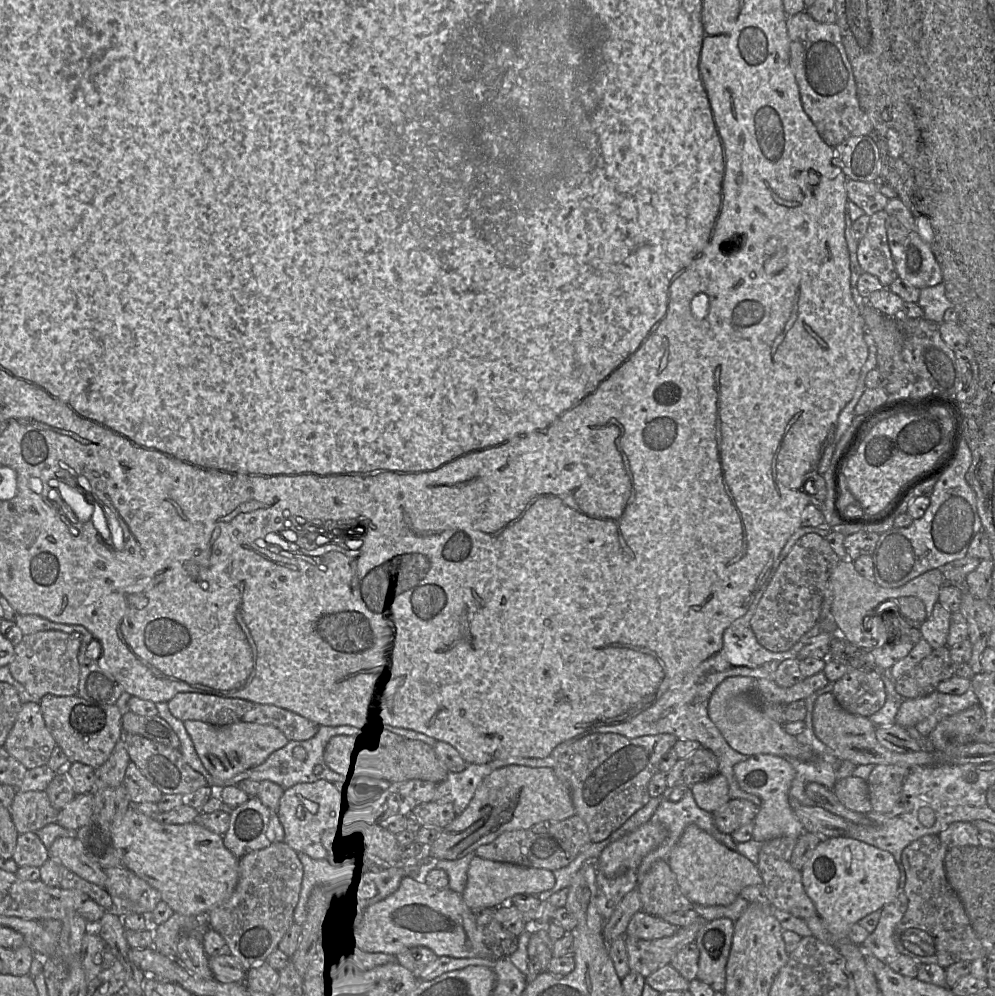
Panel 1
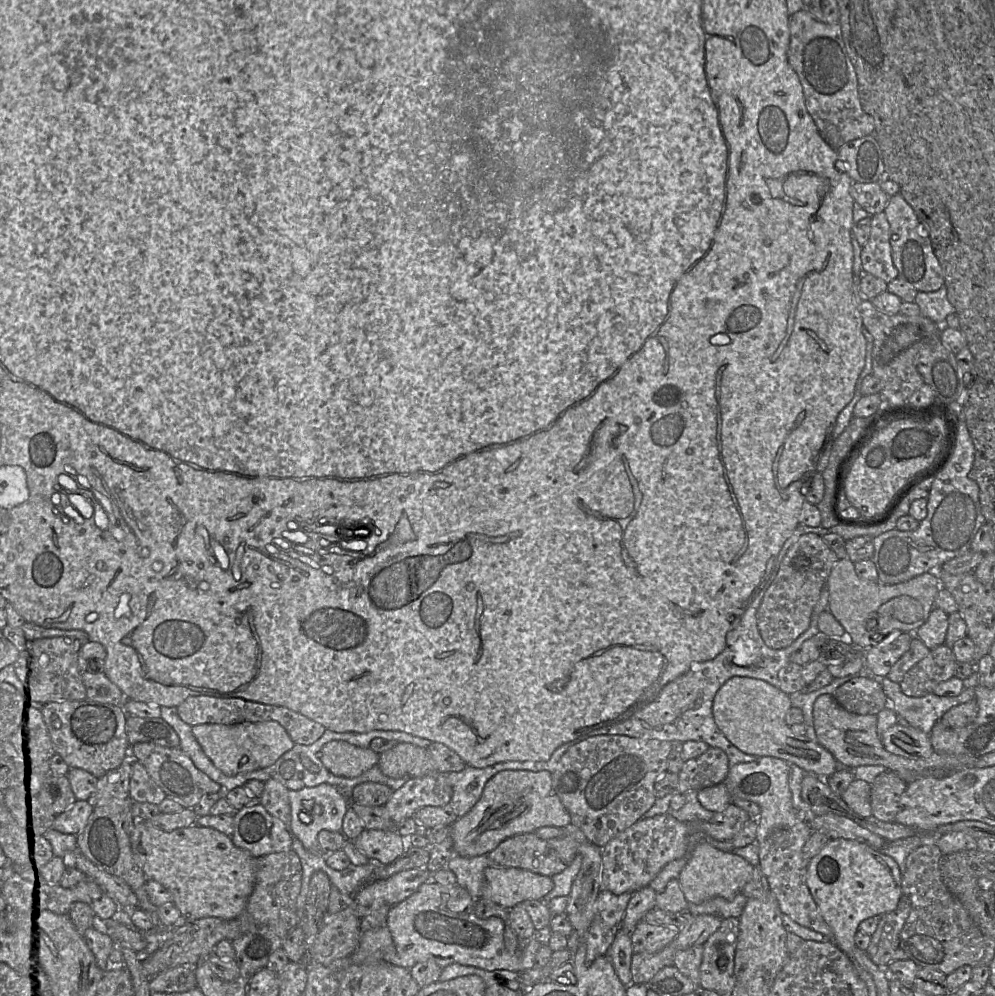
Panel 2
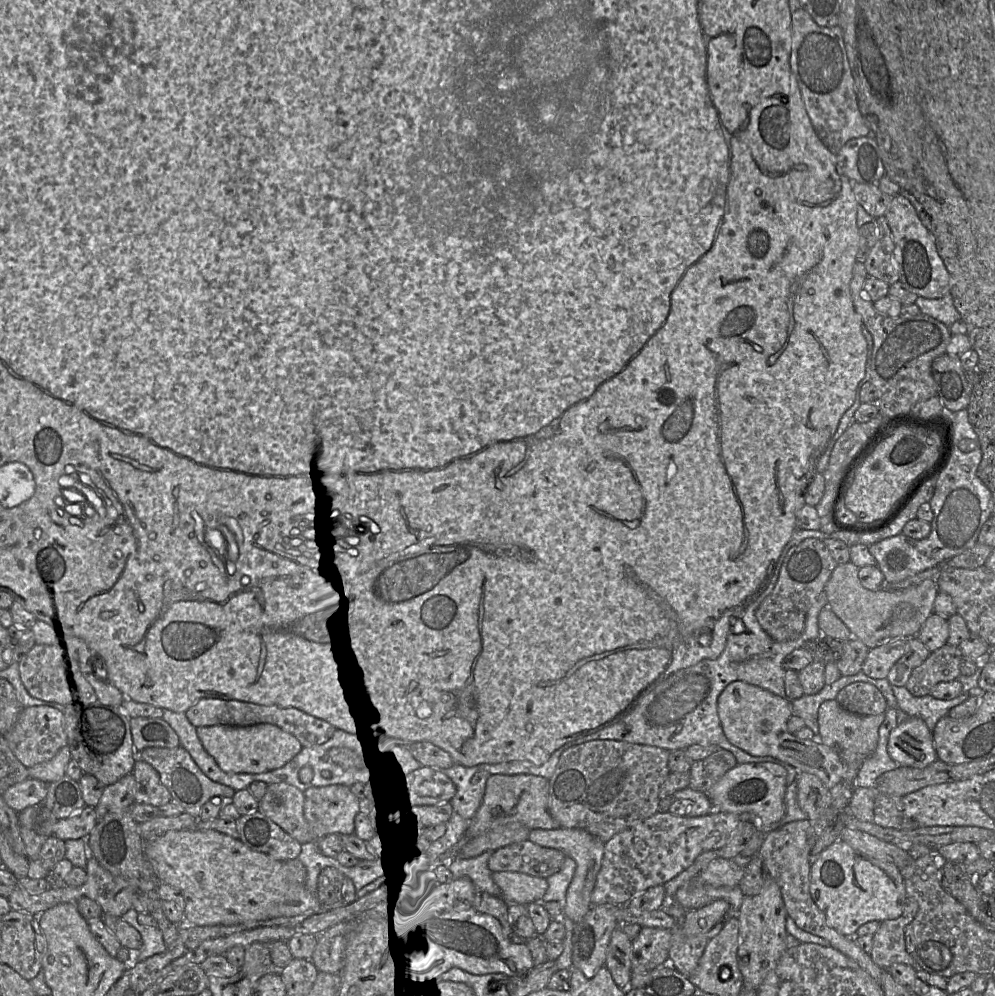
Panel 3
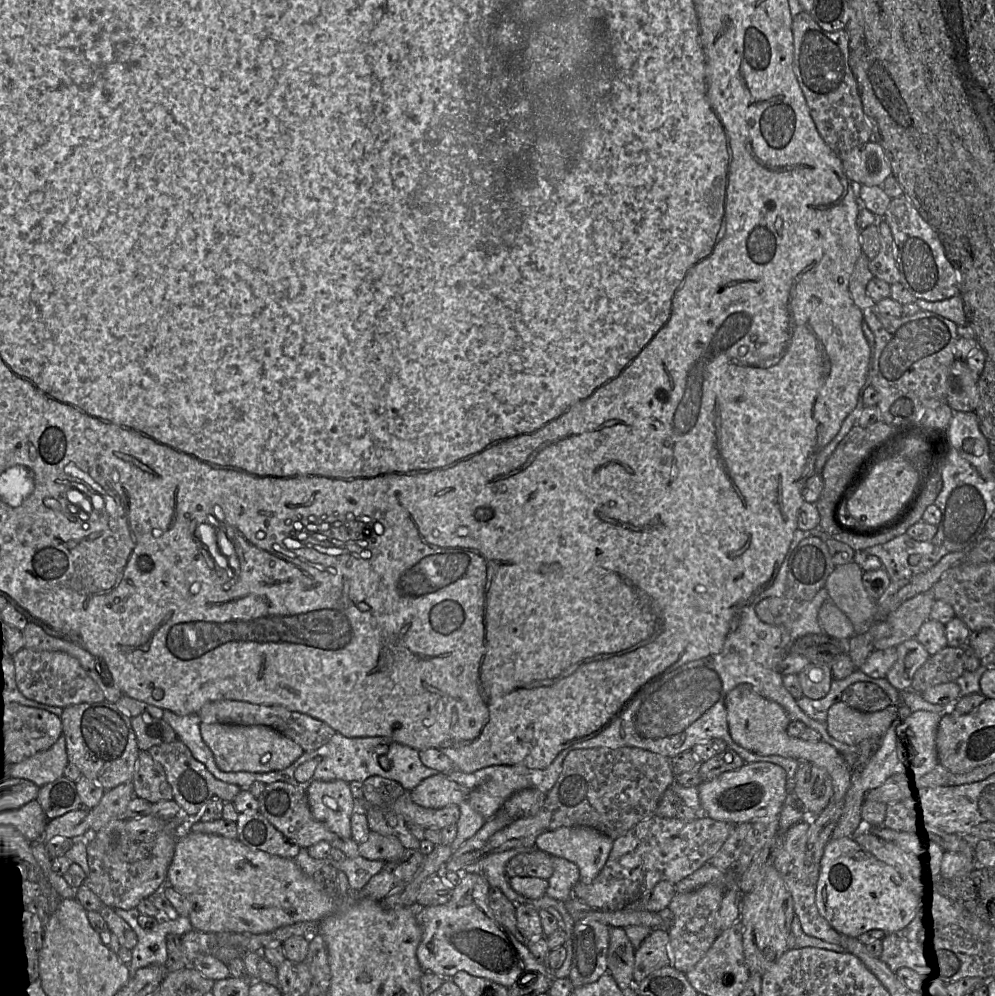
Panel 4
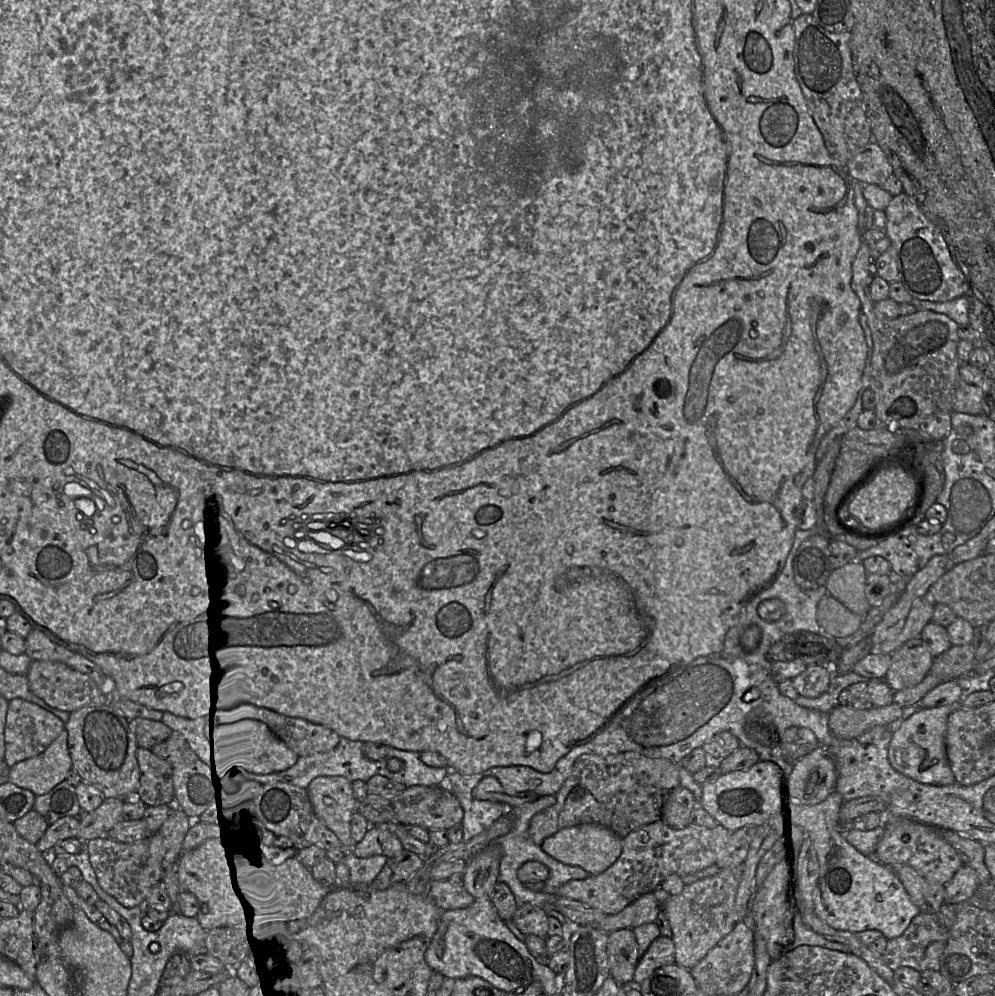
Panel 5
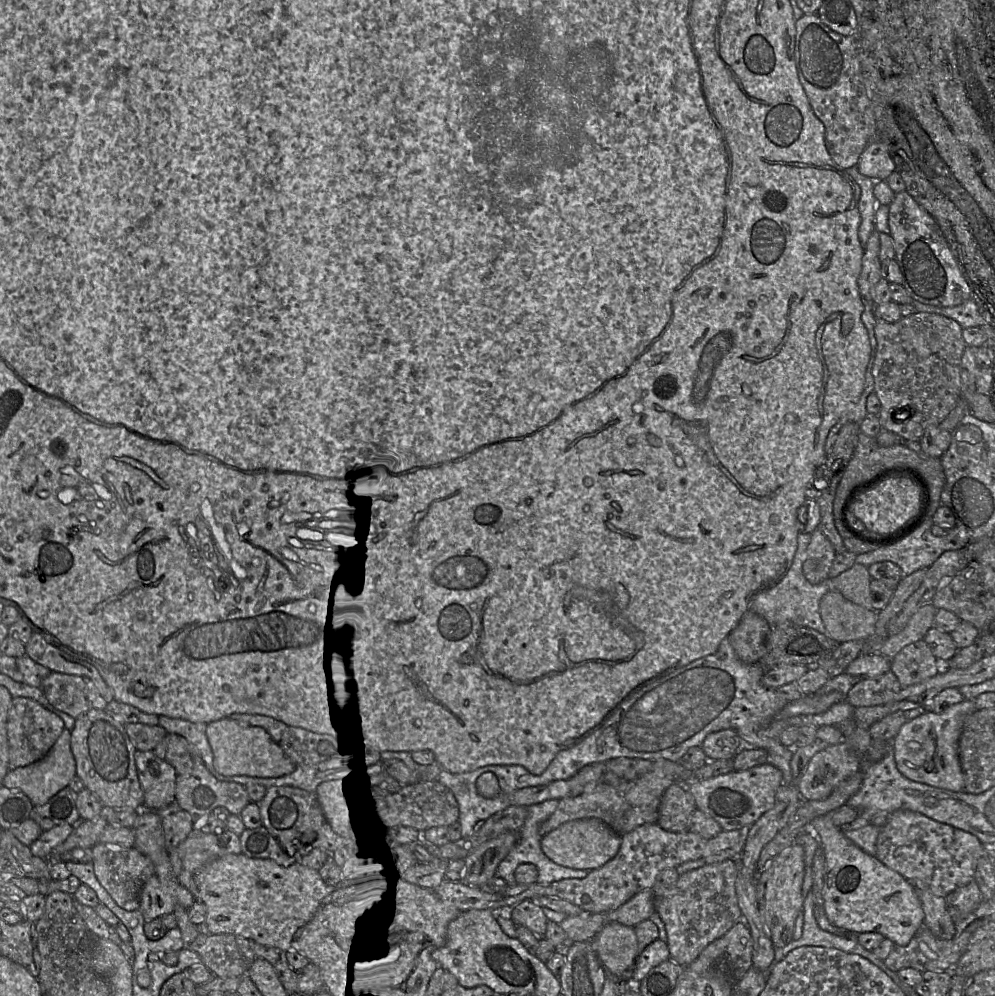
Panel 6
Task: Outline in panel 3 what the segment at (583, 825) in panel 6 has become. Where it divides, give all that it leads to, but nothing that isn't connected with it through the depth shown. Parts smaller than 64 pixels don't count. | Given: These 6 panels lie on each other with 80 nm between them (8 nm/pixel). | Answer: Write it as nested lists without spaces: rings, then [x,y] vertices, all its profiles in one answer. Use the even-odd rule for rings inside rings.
[[[564,827],[557,829],[534,829],[530,831],[528,839],[542,847],[560,850],[567,857],[575,860],[576,870],[564,900],[564,916],[573,923],[581,921],[592,907],[591,893],[602,865],[605,843],[585,830]]]

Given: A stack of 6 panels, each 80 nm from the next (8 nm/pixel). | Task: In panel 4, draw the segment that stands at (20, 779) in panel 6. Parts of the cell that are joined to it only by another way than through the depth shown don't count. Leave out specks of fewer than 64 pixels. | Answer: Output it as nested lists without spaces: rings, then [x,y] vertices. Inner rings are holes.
[[[62,734],[48,750],[36,753],[27,763],[23,763],[23,779],[42,787],[64,777],[68,763],[66,739]]]

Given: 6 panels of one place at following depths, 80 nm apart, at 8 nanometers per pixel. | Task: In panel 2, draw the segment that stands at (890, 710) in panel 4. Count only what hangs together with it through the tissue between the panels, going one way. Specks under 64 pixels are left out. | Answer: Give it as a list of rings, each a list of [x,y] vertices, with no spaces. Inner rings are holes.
[[[829,694],[817,698],[813,707],[814,729],[820,745],[826,748],[835,759],[845,768],[854,769],[858,766],[876,765],[884,766],[889,771],[902,769],[932,769],[946,770],[961,769],[977,759],[975,756],[956,756],[933,752],[927,758],[906,758],[888,752],[882,744],[877,731],[876,715],[860,715],[850,713],[840,706],[836,699]]]

